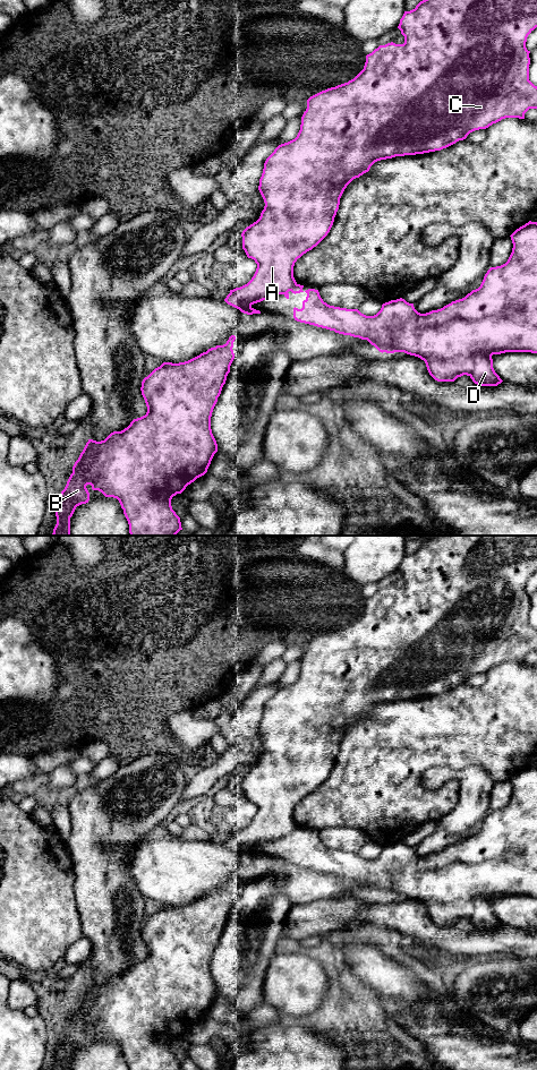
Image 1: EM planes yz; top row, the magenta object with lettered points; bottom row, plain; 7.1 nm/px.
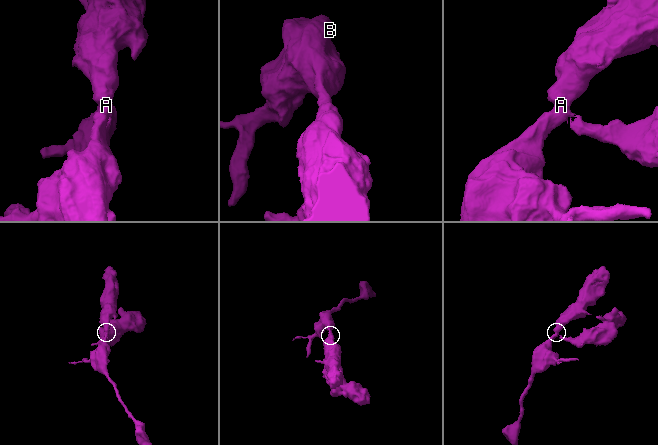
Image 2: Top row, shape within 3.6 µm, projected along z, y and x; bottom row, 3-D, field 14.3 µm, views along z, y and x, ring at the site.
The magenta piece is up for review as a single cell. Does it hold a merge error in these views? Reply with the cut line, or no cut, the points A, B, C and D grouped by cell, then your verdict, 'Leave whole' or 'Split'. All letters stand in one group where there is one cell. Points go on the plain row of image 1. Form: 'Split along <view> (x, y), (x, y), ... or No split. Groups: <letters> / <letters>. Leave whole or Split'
Split along yz (297, 828), (290, 833). Groups: A B C / D. Split

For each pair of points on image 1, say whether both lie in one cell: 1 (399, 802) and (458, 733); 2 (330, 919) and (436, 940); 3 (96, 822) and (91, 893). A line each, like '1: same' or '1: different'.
1: same
2: same
3: same

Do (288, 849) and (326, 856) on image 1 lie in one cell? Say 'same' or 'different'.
same

